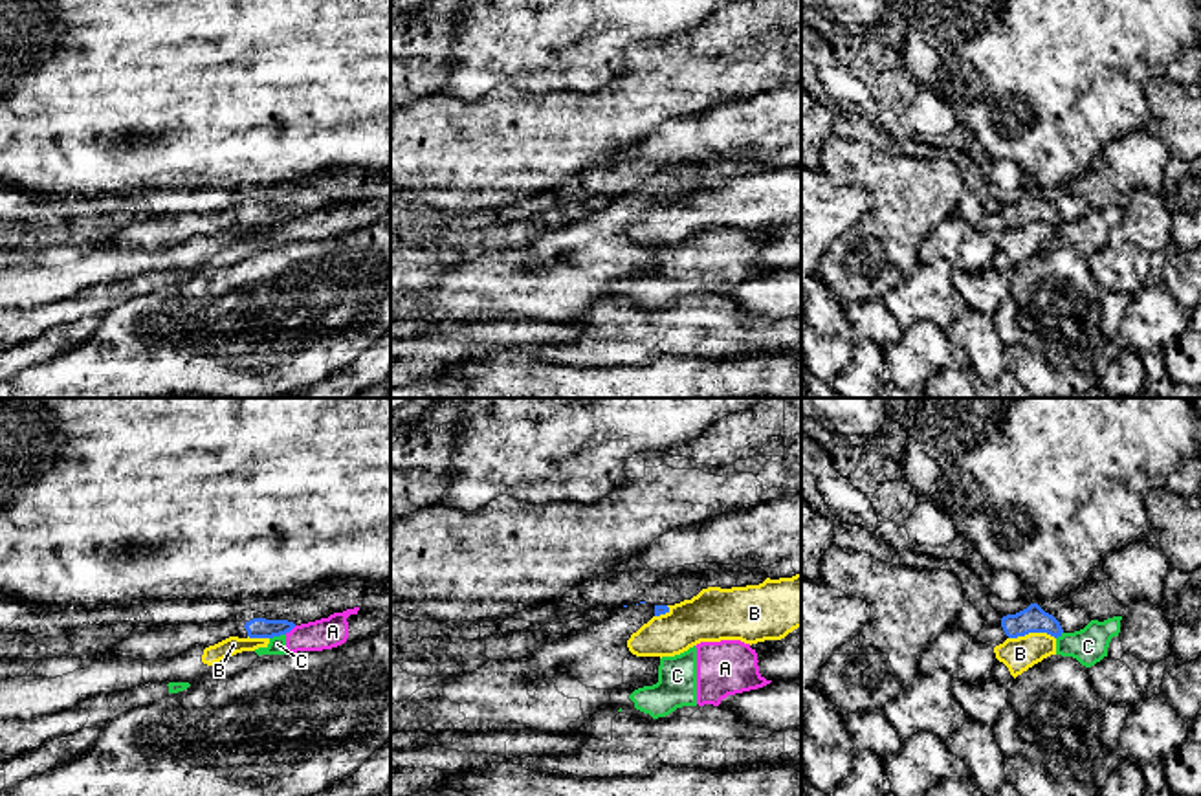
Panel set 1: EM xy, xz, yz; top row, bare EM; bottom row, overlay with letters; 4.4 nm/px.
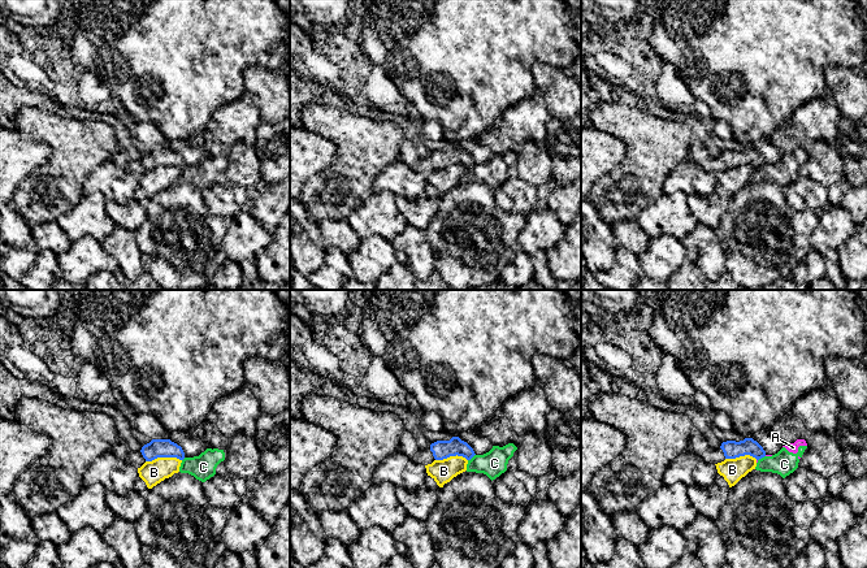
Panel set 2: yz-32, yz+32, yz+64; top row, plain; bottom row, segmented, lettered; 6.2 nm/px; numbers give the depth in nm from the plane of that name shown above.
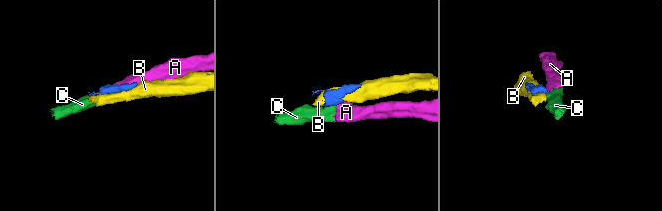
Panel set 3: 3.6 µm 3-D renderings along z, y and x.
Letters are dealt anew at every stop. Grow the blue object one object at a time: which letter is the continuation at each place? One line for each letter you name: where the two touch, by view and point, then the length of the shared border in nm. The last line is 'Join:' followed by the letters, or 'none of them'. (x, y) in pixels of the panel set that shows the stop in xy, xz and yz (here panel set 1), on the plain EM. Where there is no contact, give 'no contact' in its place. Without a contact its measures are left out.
Join: none of them

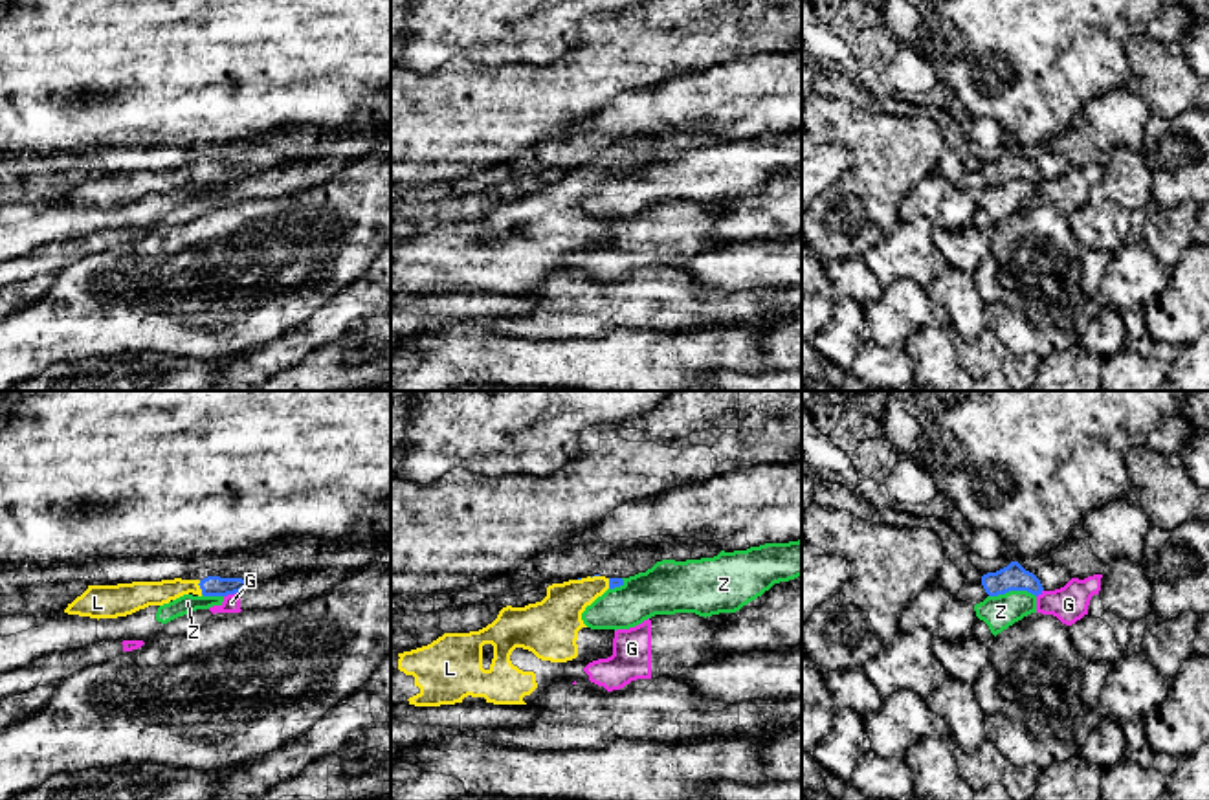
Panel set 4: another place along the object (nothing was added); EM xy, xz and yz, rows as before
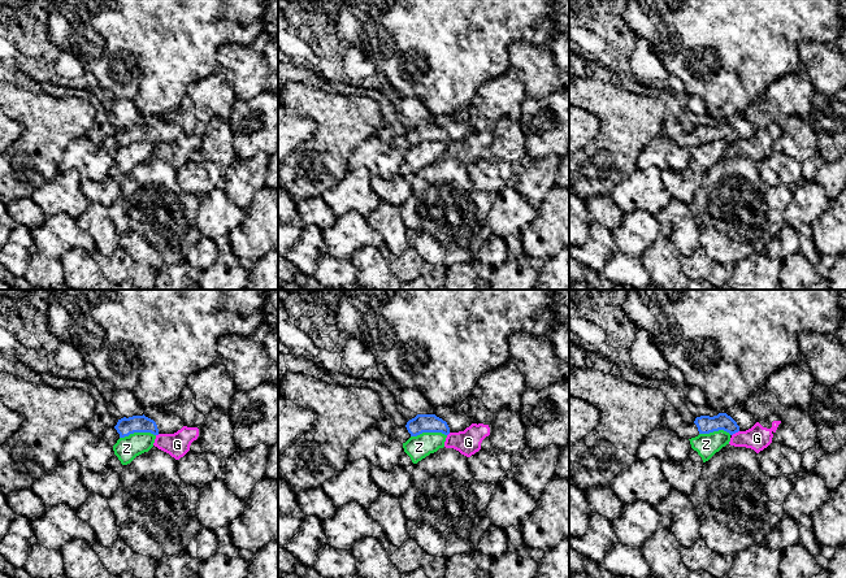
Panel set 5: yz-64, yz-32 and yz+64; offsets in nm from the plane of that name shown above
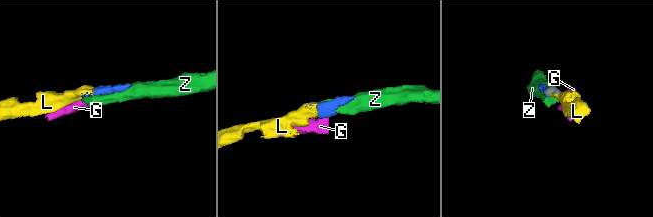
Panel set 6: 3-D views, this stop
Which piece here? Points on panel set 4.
L: contact xy (200, 177); length 70 nm
Join: L

